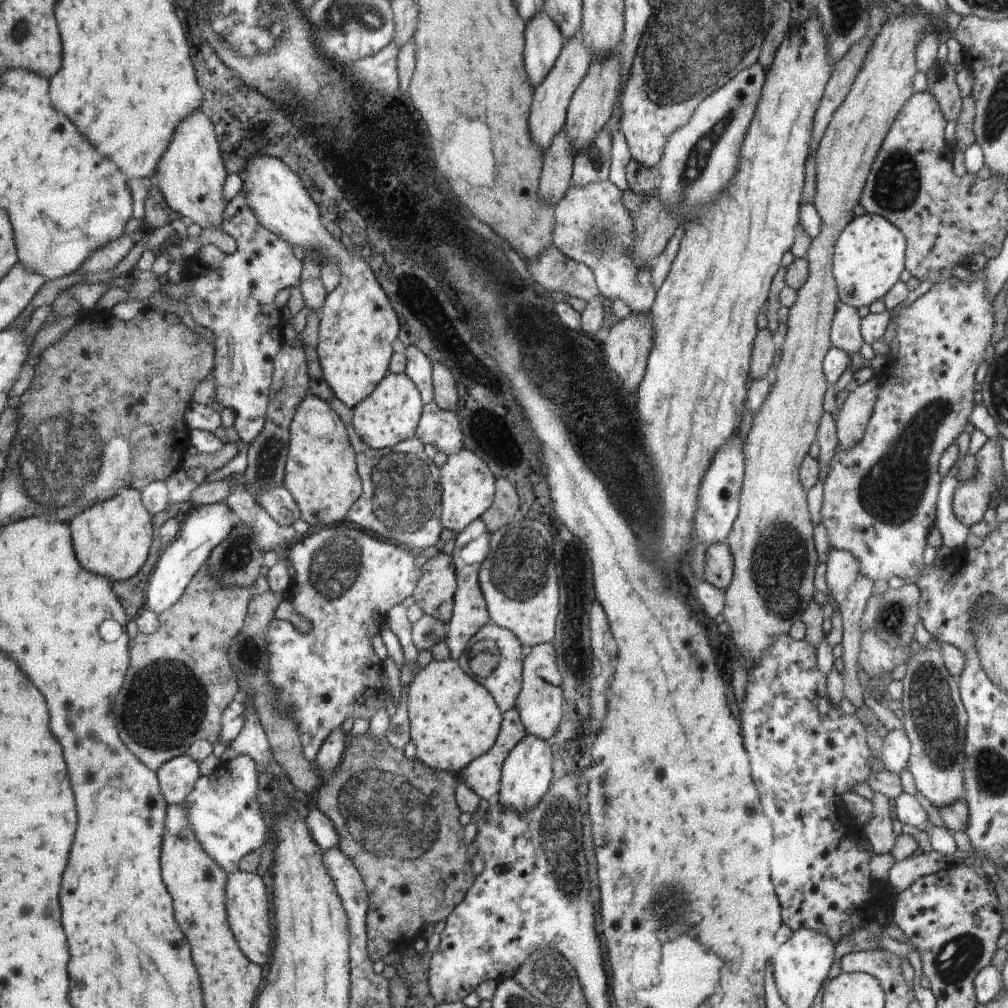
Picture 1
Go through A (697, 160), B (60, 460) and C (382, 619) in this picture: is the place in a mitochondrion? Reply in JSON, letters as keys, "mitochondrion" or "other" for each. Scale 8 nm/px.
{"A":"mitochondrion","B":"mitochondrion","C":"other"}

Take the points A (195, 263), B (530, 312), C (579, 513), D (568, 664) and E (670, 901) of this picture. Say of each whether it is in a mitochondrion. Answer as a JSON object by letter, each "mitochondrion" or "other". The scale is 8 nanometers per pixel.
{"A":"other","B":"mitochondrion","C":"other","D":"mitochondrion","E":"mitochondrion"}

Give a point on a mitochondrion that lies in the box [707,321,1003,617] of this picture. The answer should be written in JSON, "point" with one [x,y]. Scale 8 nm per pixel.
{"point":[892,491]}

